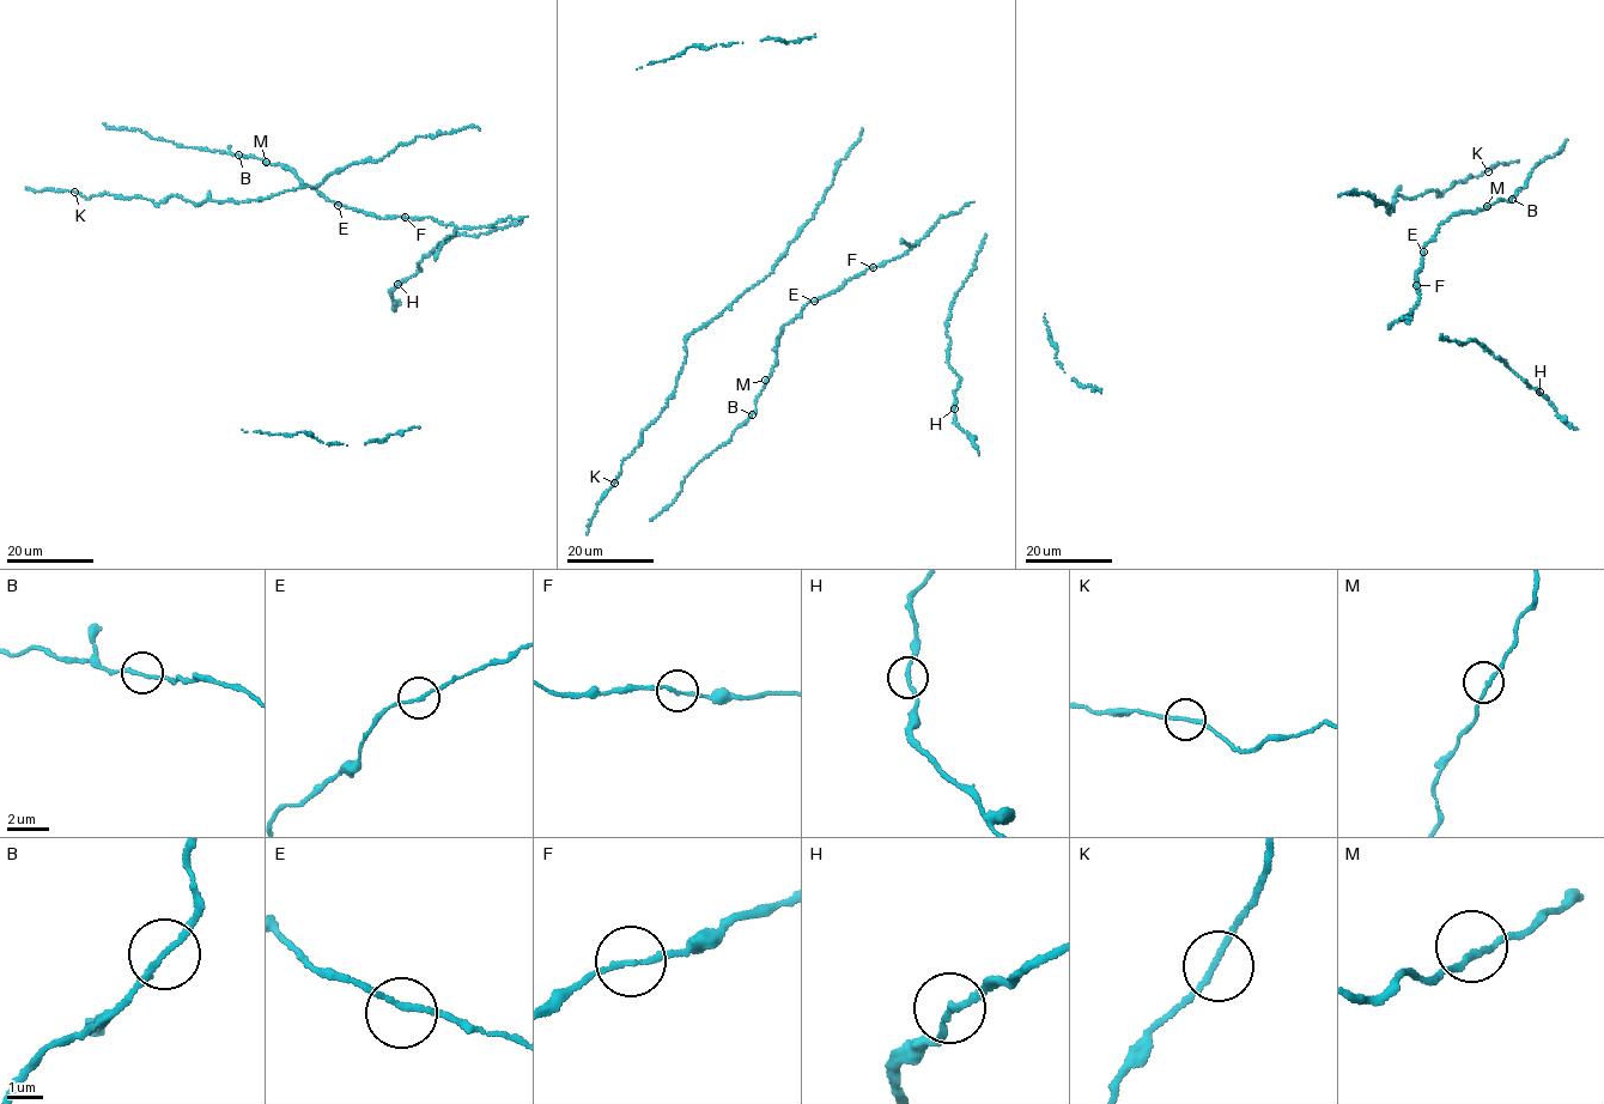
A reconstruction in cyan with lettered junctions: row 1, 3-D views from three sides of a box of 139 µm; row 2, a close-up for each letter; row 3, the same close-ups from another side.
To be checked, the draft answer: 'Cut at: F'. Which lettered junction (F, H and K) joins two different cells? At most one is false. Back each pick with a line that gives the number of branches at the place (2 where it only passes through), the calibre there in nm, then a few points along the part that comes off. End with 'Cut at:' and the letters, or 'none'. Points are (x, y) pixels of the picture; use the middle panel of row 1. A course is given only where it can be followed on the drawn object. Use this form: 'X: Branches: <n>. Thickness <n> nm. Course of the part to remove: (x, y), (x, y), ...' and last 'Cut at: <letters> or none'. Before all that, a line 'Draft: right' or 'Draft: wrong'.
Draft: wrong
Cut at: none

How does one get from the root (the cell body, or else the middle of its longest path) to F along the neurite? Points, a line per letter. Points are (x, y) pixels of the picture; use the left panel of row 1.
F: (387, 218), (405, 217)

